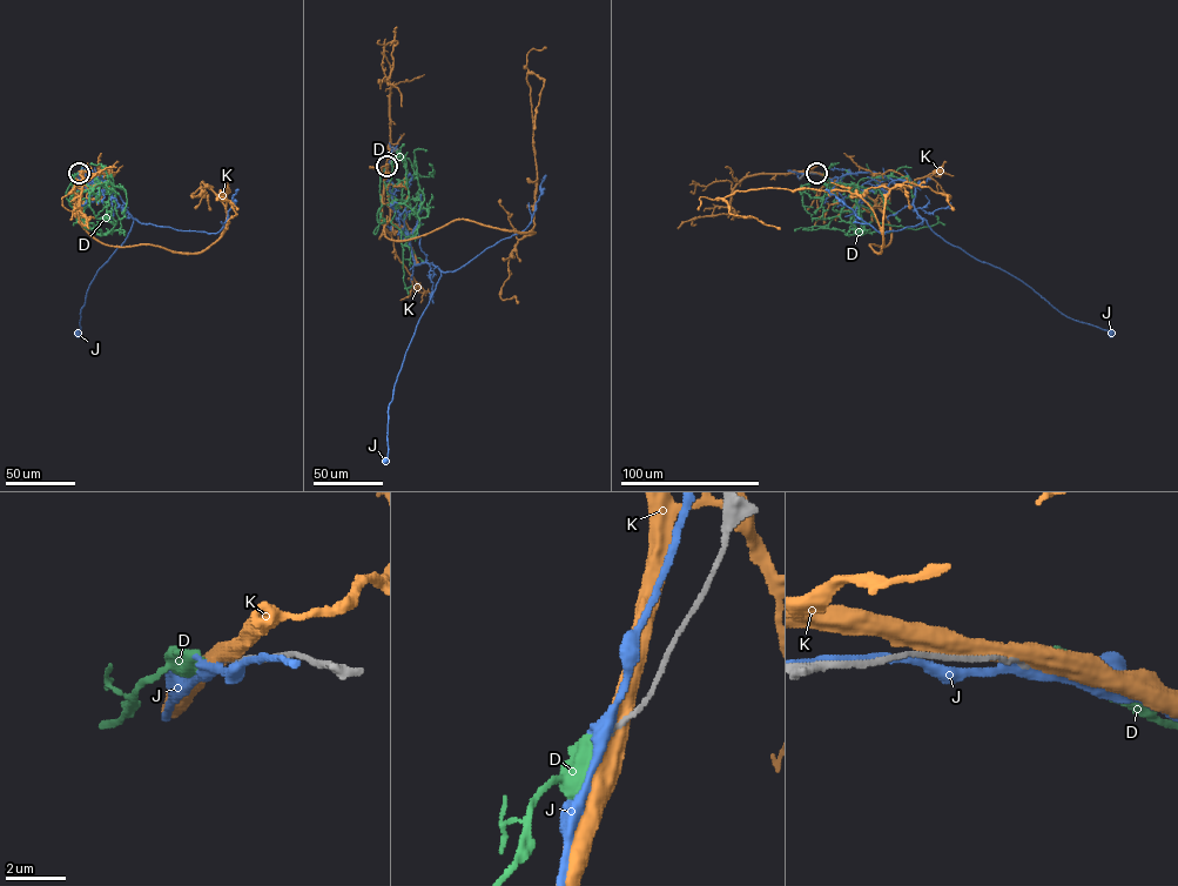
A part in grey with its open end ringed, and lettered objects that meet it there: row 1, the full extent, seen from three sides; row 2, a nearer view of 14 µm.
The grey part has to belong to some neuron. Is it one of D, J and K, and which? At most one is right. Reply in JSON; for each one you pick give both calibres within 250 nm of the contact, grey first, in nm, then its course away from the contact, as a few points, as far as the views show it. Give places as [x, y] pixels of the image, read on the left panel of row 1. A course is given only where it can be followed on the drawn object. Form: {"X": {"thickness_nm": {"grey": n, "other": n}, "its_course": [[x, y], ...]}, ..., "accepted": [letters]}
{"D": {"thickness_nm": {"grey": 180, "other": 480}, "its_course": [[79, 173], [72, 183], [73, 192], [89, 193], [86, 223], [106, 234], [116, 222], [109, 210], [105, 219]]}, "accepted": ["D"]}

